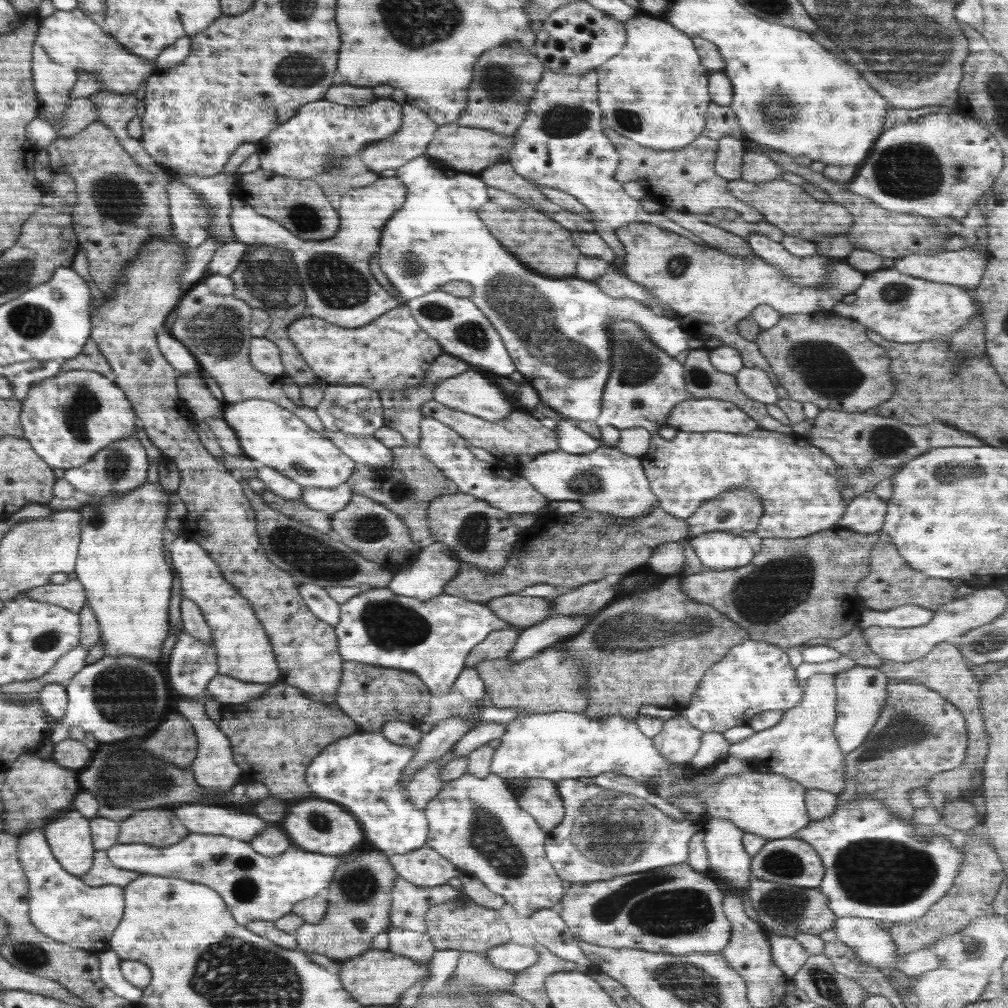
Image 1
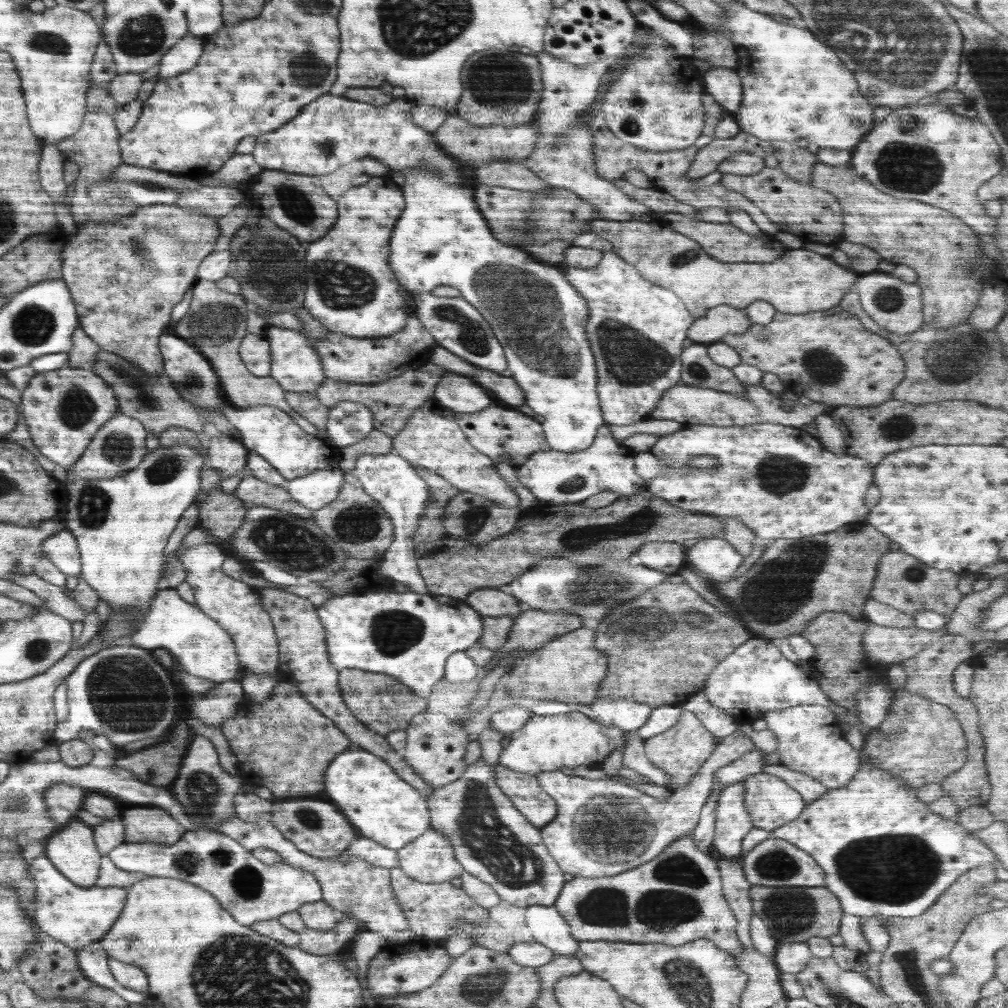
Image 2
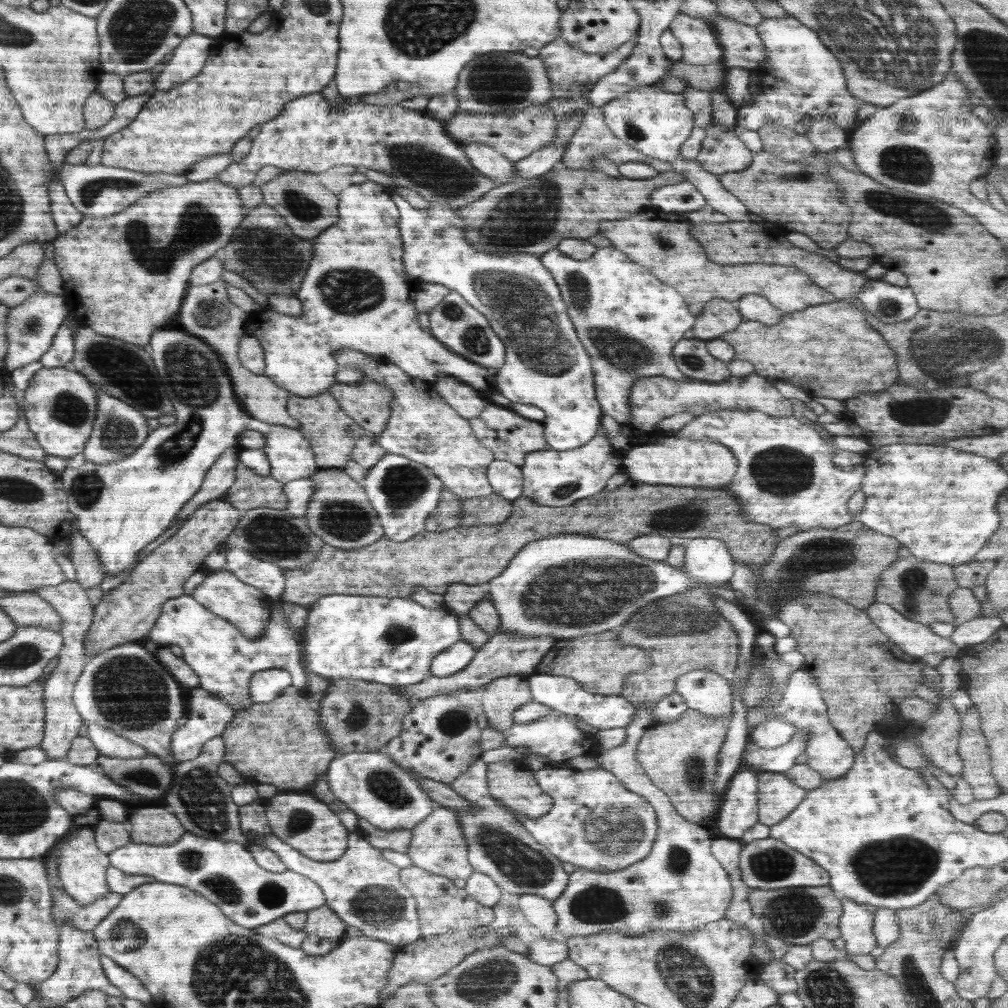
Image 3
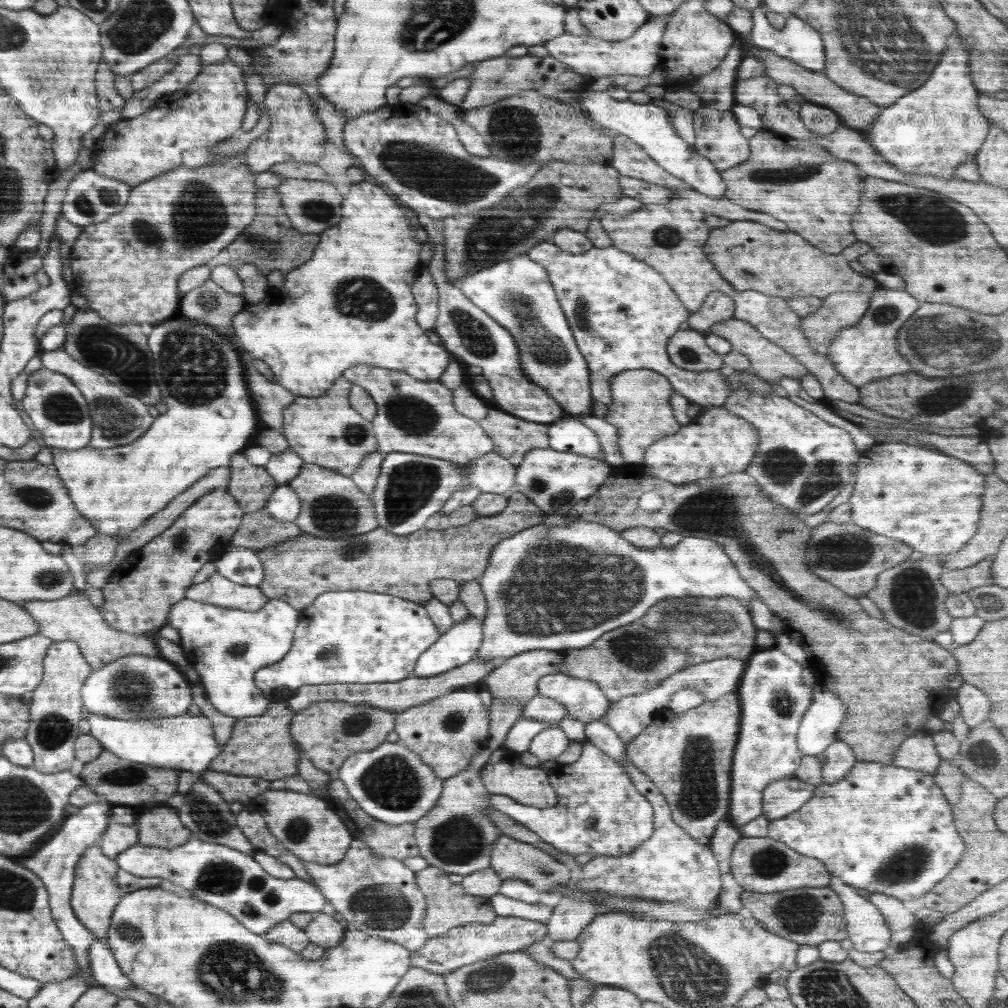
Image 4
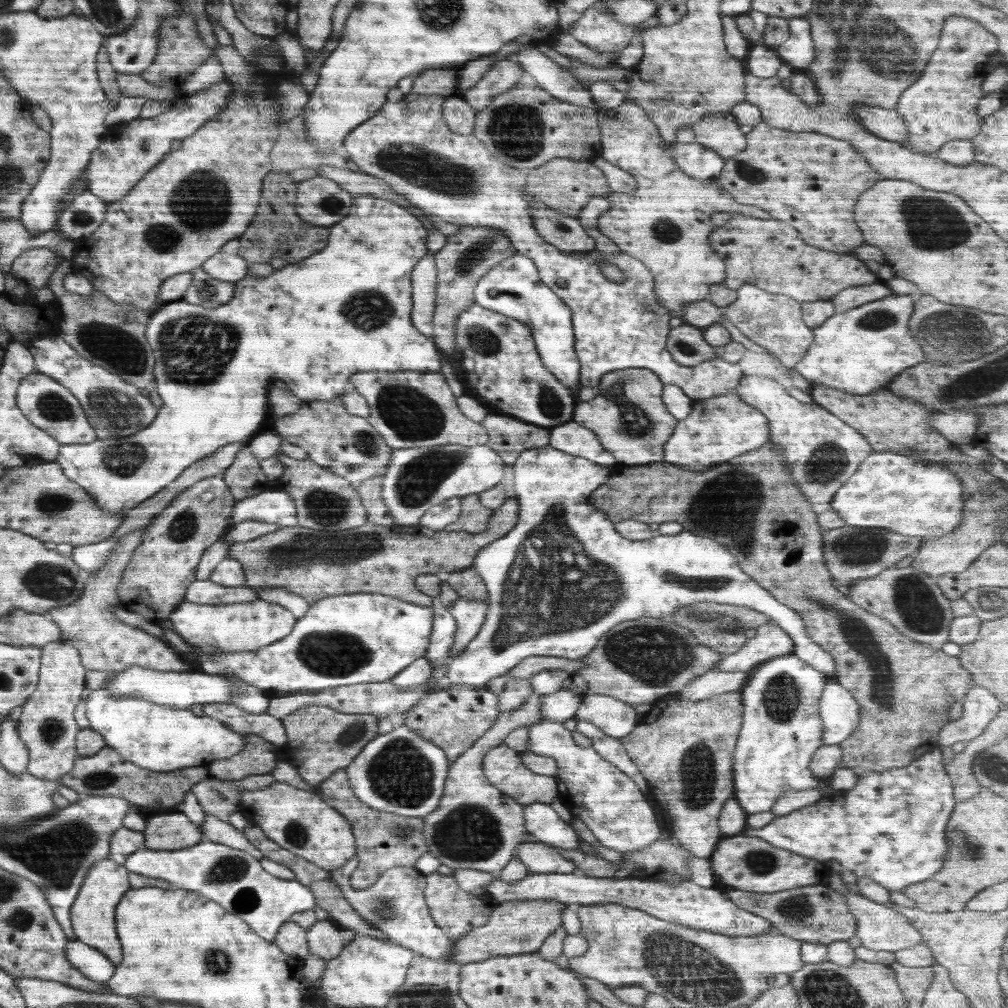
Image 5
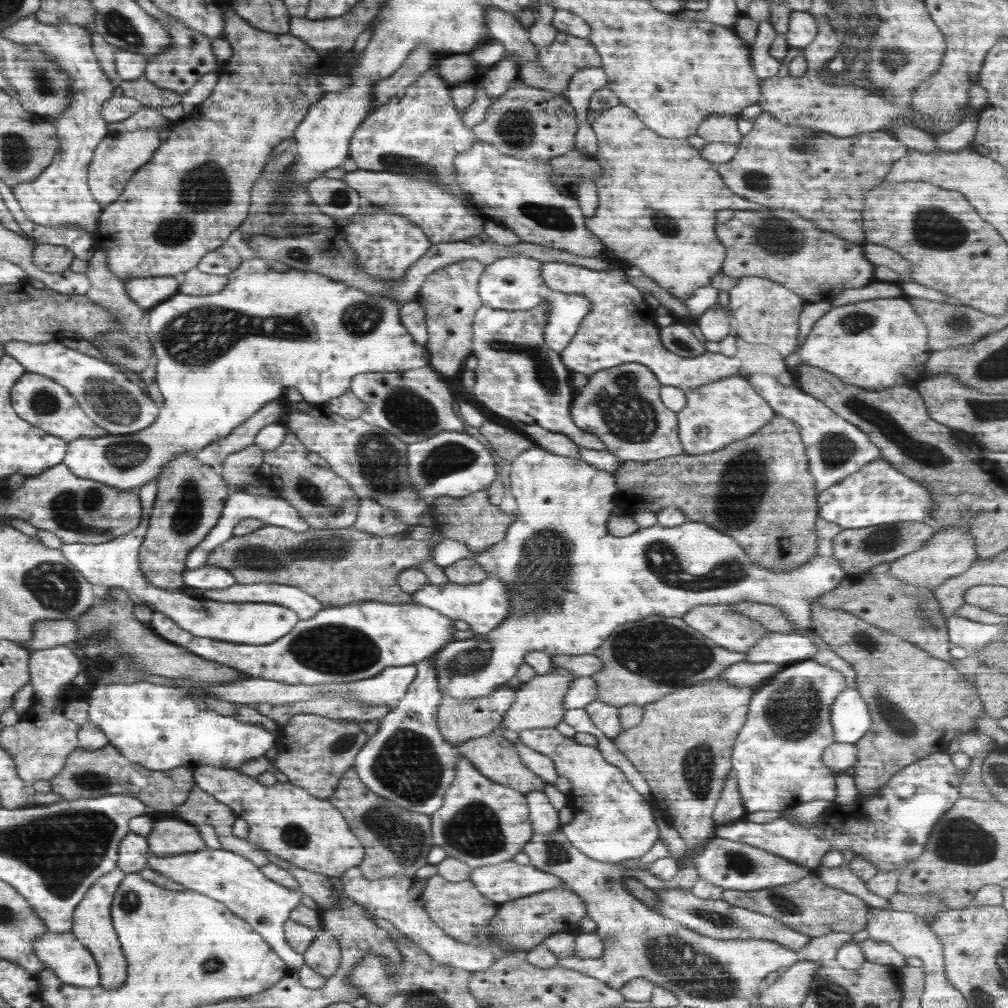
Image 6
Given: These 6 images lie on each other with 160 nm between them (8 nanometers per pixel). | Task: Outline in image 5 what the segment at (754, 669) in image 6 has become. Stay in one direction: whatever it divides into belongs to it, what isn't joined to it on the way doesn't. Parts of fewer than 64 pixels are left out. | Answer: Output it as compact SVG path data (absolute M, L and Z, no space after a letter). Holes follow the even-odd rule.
M710 670L702 677L694 679L680 690L677 696L688 702L700 702L726 692L740 691L745 685L749 672L720 672Z

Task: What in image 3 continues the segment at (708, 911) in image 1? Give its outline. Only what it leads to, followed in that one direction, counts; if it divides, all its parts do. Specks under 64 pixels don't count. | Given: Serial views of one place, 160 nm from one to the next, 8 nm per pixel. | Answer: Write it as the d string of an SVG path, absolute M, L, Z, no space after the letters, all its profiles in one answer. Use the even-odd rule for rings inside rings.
M638 704L635 706L636 715L633 716L633 721L625 726L625 741L613 749L597 750L594 758L603 770L612 772L628 790L643 796L652 805L654 816L657 818L656 838L651 851L640 862L635 862L620 870L603 873L577 867L569 874L564 892L553 900L558 937L567 939L575 936L590 936L602 931L616 931L635 937L654 929L685 933L695 931L709 922L720 920L726 917L726 912L728 912L733 888L728 873L711 853L710 832L705 827L682 818L672 806L669 796L650 781L636 760L637 744L646 729L653 725L653 708L638 706Z

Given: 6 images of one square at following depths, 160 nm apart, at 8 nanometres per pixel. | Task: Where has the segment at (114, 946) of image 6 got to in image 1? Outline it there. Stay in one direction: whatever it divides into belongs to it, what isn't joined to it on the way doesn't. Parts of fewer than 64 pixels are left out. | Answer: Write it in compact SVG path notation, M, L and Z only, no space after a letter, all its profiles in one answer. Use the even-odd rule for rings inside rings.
M72 808L53 818L43 829L54 858L62 868L80 877L95 862L95 847L90 820Z

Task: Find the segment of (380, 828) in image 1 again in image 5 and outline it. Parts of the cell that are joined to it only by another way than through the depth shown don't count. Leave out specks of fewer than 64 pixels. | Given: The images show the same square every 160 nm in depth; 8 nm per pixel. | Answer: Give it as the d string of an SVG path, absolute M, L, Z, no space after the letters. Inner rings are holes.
M395 719L393 729L386 734L376 735L360 750L345 770L354 794L370 808L402 817L424 818L438 808L439 800L445 793L444 787L449 766L447 756L439 746L423 739L406 723Z

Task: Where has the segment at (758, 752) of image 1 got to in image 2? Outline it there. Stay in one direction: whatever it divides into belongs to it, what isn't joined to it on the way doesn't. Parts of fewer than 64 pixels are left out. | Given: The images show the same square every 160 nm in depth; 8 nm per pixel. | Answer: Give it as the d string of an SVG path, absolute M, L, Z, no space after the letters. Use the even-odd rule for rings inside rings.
M798 704L784 710L766 712L761 719L778 738L778 747L774 752L780 756L780 765L806 774L830 790L846 786L855 778L859 770L860 752L844 738L838 719L828 708L820 704ZM736 730L725 736L700 767L700 771L683 788L674 791L673 795L664 801L634 791L630 783L616 782L612 779L586 780L580 776L566 776L564 772L558 771L542 772L535 776L536 781L540 788L556 801L558 814L546 826L539 828L541 840L558 866L574 877L598 878L635 869L663 853L663 850L677 838L694 830L699 821L701 808L713 789L714 773L752 749L759 748L742 731Z

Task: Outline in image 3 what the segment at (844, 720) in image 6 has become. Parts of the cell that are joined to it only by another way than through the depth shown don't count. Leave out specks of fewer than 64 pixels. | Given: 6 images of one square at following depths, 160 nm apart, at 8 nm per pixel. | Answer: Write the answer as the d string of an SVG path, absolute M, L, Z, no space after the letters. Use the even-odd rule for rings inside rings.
M798 731L781 747L773 749L760 748L748 738L739 770L759 770L760 772L786 773L786 770L796 765L796 758L805 753L807 734Z

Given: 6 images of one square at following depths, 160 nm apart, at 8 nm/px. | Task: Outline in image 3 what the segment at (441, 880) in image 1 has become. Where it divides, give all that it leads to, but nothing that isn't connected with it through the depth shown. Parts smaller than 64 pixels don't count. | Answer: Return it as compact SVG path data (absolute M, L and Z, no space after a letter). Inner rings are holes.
M440 807L411 828L411 843L406 854L412 859L414 866L453 881L456 878L468 880L473 873L473 866L467 857L468 851L459 814L448 807Z

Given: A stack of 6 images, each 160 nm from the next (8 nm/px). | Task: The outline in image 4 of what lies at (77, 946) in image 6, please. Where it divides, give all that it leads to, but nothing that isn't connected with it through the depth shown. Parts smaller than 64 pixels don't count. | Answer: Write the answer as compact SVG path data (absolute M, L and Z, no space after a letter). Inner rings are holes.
M94 941L88 949L89 967L94 979L113 989L133 989L135 984L122 972L113 952L102 941Z

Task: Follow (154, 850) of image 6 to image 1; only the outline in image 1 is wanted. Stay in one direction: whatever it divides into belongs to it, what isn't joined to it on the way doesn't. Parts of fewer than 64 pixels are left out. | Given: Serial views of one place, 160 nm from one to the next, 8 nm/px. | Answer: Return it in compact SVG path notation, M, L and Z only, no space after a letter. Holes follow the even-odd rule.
M143 810L123 820L119 827L117 842L120 844L148 843L166 847L191 833L172 810Z

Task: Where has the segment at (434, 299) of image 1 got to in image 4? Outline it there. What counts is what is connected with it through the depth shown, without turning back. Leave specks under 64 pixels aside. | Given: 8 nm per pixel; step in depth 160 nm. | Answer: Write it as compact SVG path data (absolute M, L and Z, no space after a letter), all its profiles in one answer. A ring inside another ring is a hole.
M418 213L420 226L426 230L433 244L434 254L431 261L425 265L433 276L439 296L437 307L439 313L435 322L435 333L441 338L446 350L468 365L480 366L484 378L492 386L491 405L502 409L508 414L514 414L530 422L538 422L546 426L565 416L562 407L550 393L535 385L521 369L519 346L515 338L501 324L498 324L489 314L478 308L459 290L459 286L450 283L445 275L443 222L434 220L426 214Z

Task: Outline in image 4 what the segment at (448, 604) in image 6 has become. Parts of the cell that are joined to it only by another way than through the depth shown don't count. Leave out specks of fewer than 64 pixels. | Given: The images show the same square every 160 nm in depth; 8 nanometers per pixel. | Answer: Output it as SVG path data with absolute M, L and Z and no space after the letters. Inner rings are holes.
M470 615L452 625L450 631L440 635L438 641L422 653L413 677L427 678L448 673L454 668L476 659L483 640L483 621Z

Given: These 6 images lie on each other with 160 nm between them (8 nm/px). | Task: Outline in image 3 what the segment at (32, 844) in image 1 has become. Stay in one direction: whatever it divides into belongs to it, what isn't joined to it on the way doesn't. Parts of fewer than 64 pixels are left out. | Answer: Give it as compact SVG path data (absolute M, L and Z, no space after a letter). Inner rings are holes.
M51 884L53 903L51 906L52 916L55 918L57 929L62 925L70 923L73 927L81 931L92 931L100 922L100 919L106 918L112 914L112 910L118 906L122 894L110 892L107 896L101 896L93 904L78 904L75 900L57 884Z

